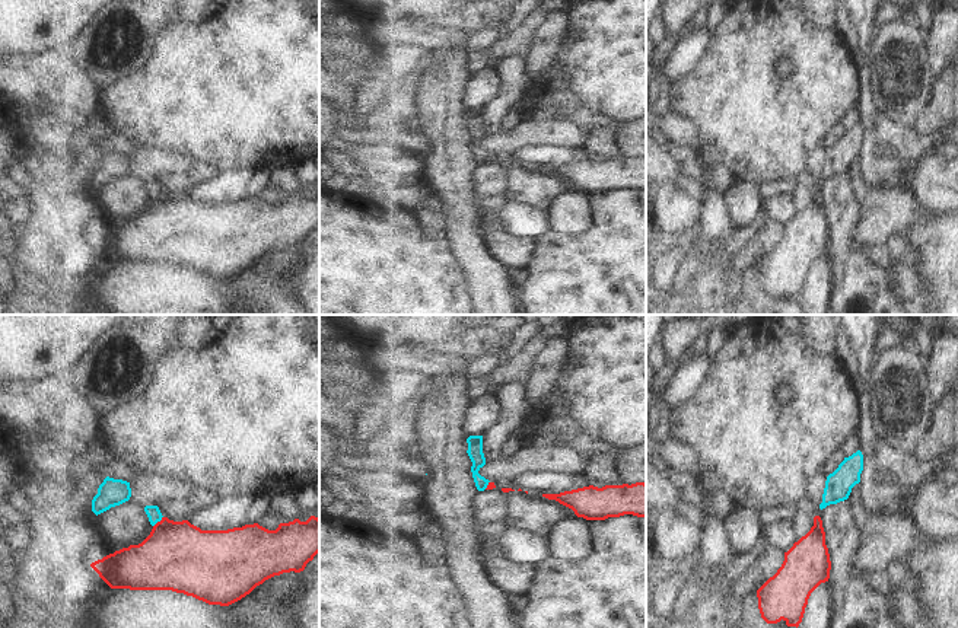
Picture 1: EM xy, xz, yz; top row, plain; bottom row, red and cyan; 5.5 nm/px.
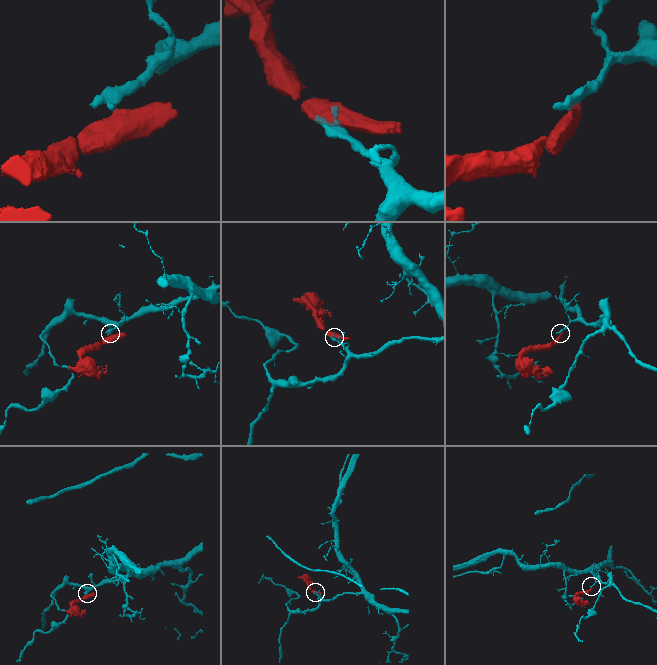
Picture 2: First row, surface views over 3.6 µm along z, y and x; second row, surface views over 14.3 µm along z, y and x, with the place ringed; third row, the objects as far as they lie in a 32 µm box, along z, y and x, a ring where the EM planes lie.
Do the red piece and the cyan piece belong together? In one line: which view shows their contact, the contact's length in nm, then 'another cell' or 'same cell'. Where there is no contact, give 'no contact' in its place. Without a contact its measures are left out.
meets red in xy; contact 80 nm long; another cell

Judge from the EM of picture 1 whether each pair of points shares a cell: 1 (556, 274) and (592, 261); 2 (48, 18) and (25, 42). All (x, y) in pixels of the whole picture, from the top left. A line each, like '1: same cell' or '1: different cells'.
1: same cell
2: same cell

